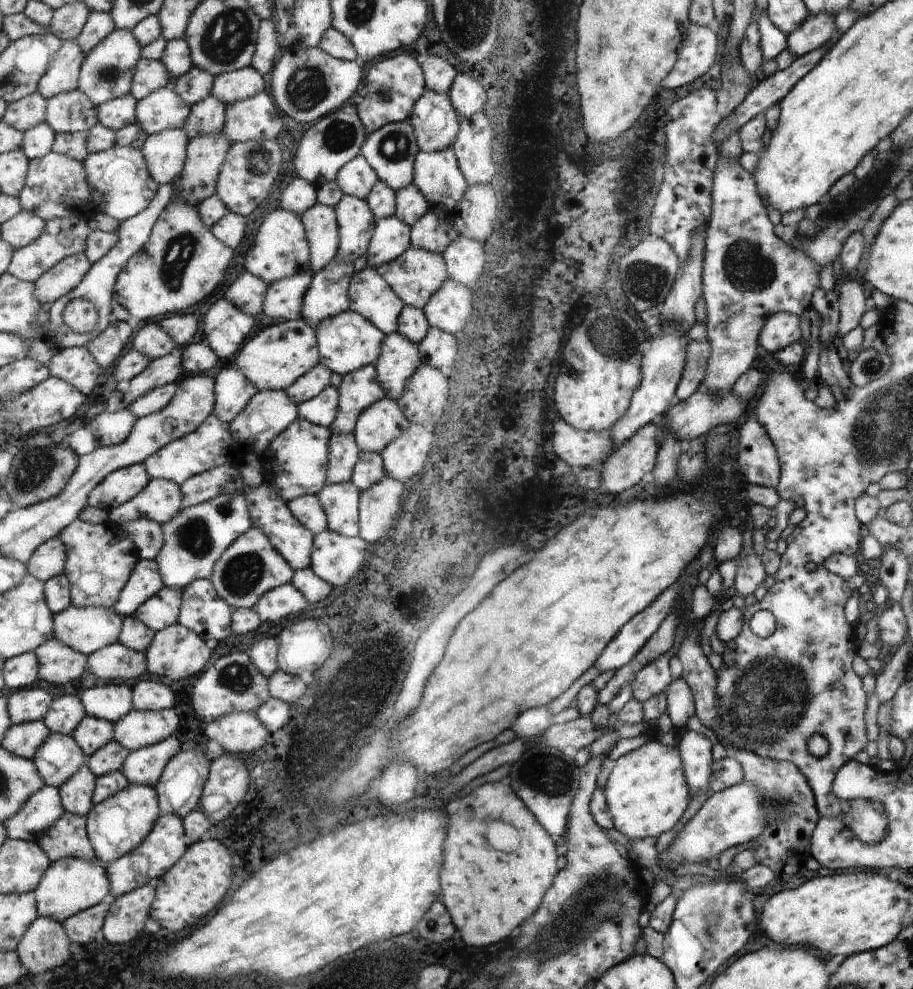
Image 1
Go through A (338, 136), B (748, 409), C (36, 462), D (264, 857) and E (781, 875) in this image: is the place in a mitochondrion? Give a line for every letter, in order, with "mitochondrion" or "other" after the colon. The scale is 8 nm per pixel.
A: mitochondrion
B: other
C: mitochondrion
D: other
E: other

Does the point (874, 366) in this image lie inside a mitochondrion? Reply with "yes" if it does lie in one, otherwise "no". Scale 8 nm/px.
yes

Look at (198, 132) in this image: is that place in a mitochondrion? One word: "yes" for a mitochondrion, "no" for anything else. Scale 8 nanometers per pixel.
no

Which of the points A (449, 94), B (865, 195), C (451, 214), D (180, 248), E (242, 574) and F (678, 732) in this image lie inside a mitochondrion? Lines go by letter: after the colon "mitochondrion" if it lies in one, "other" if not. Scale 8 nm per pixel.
A: other
B: mitochondrion
C: other
D: mitochondrion
E: mitochondrion
F: other

